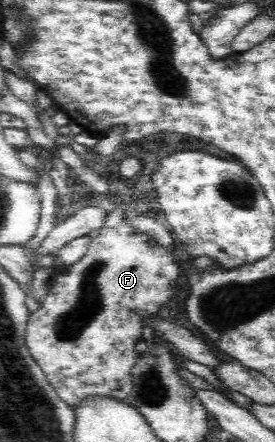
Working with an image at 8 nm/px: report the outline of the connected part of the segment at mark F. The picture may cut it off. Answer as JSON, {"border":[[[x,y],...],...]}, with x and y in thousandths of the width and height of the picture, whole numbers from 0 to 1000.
{"border":[[[451,493],[440,507],[418,509],[415,516],[364,520],[364,529],[349,529],[335,538],[313,575],[258,600],[240,611],[196,618],[193,627],[204,627],[204,633],[189,638],[189,647],[178,647],[178,658],[149,686],[149,695],[105,715],[87,769],[95,785],[109,803],[138,821],[138,828],[164,842],[167,855],[178,860],[189,878],[211,889],[215,900],[265,923],[284,919],[284,910],[298,910],[320,896],[396,896],[400,900],[447,905],[484,885],[480,833],[509,805],[491,794],[491,783],[516,769],[516,747],[524,747],[513,719],[524,713],[571,708],[575,699],[604,686],[618,692],[625,690],[636,658],[633,645],[662,620],[662,595],[633,590],[633,579],[618,575],[618,568],[589,559],[589,552],[578,552],[575,543],[564,543],[542,532],[516,532],[516,525],[502,525],[502,516],[491,516],[484,505],[458,502],[458,493]]]}

